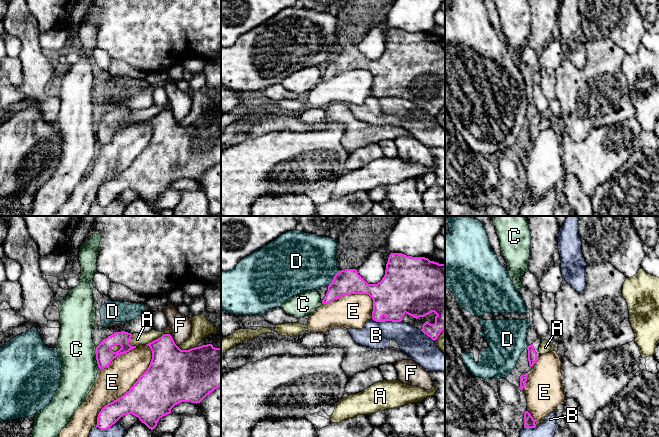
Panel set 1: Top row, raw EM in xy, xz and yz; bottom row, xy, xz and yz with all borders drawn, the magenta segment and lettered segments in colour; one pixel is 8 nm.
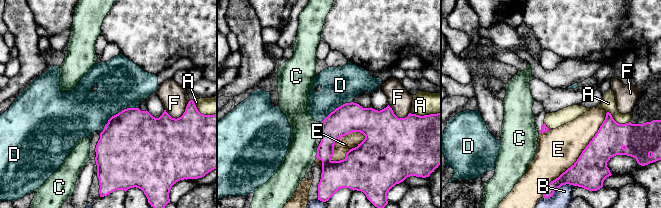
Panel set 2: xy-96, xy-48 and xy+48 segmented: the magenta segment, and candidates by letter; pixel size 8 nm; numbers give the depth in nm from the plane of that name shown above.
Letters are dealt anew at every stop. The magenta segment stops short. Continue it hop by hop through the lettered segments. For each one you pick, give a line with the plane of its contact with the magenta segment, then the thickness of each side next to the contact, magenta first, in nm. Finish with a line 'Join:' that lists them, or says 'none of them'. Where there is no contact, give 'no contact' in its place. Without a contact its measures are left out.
Join: none of them

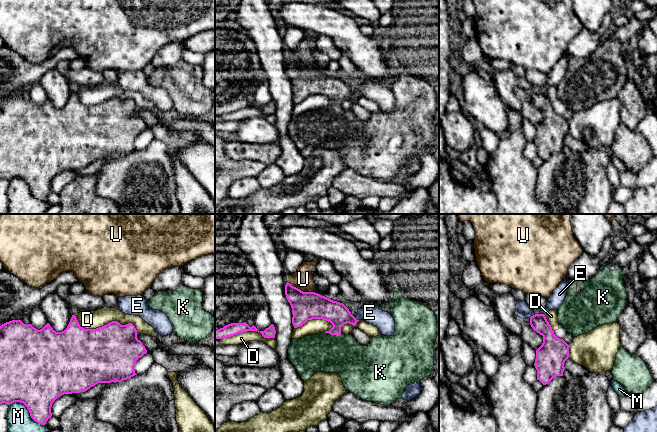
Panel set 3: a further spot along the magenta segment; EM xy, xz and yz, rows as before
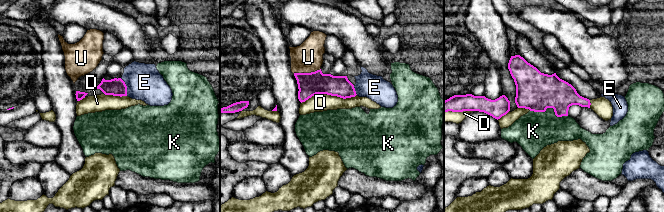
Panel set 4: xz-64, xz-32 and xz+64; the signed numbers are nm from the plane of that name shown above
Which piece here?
K: meets magenta in xz; 190 nm thick on the magenta side, 320 nm on the other
Join: K

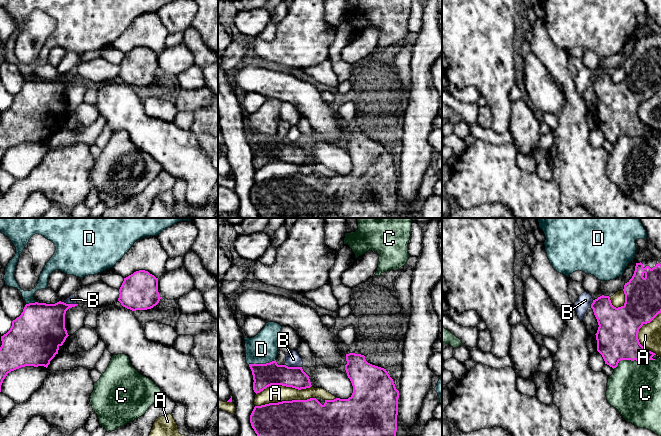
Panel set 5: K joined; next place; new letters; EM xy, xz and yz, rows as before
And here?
Join: none of them

